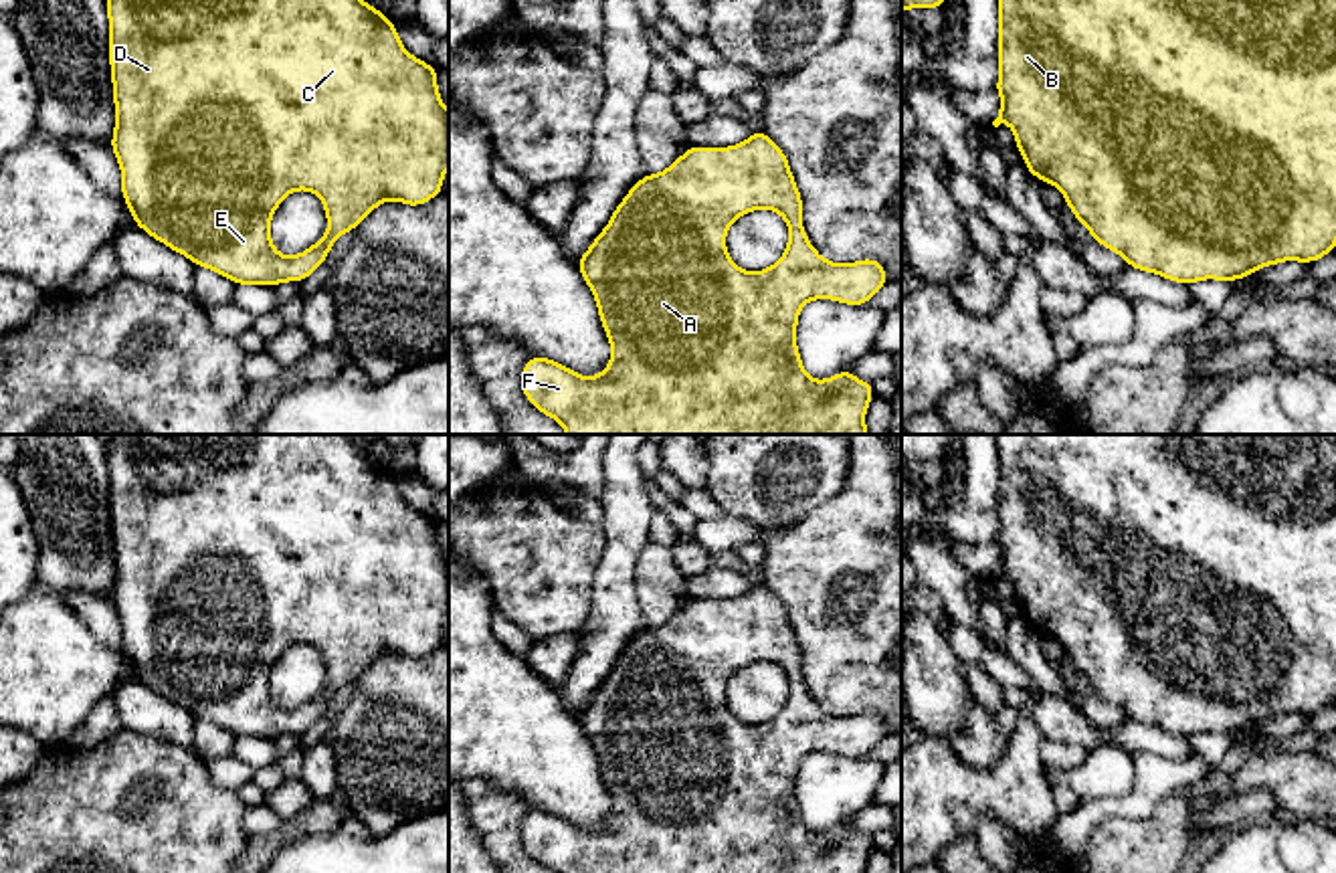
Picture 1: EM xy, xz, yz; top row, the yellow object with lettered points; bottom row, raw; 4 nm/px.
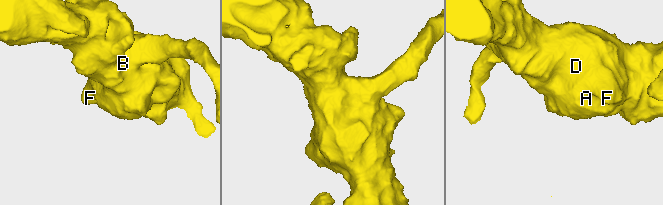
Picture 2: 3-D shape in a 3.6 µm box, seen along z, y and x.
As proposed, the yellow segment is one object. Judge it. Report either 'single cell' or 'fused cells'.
single cell

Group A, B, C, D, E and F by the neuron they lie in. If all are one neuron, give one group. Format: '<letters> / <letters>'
A B C D E F

